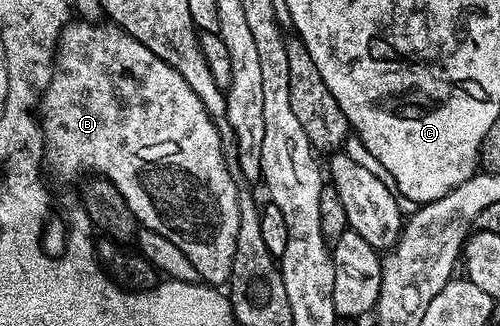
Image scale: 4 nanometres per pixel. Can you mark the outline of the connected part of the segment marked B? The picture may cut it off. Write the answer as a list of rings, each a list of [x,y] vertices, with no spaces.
[[[70,21],[61,30],[61,36],[57,42],[53,76],[47,89],[41,95],[39,122],[45,138],[45,163],[48,170],[50,167],[61,179],[78,178],[77,180],[80,180],[90,173],[109,179],[111,185],[115,185],[115,189],[119,189],[119,193],[123,193],[123,201],[127,201],[131,213],[144,230],[159,233],[163,237],[167,237],[167,241],[171,241],[171,245],[179,245],[179,249],[183,249],[187,261],[191,261],[191,265],[195,265],[198,280],[210,285],[228,284],[235,261],[235,237],[239,237],[239,197],[237,196],[239,184],[231,177],[231,173],[227,173],[218,124],[214,123],[207,113],[207,109],[195,93],[195,89],[191,89],[191,85],[187,85],[187,81],[183,81],[183,77],[179,77],[179,73],[175,69],[171,69],[171,65],[167,65],[167,61],[155,57],[155,53],[151,53],[151,49],[147,49],[147,45],[135,41],[135,37],[128,35],[123,28],[118,27],[112,21]]]

